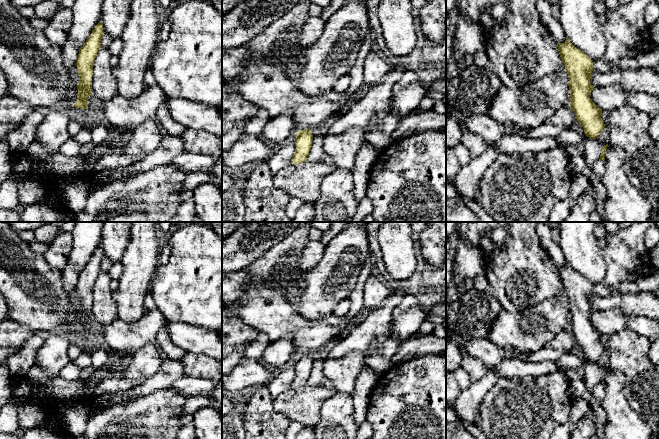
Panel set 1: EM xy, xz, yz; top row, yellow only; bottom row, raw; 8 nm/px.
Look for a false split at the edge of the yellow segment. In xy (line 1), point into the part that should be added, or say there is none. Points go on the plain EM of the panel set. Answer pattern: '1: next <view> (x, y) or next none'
1: next none

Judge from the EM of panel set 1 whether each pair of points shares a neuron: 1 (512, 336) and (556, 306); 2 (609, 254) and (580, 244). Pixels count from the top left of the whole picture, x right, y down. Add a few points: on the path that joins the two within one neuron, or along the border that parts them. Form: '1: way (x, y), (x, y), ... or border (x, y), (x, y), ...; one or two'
1: way (523, 330), (527, 329), (542, 314), (545, 314); one
2: border (600, 248), (600, 254), (605, 263), (605, 274); two

